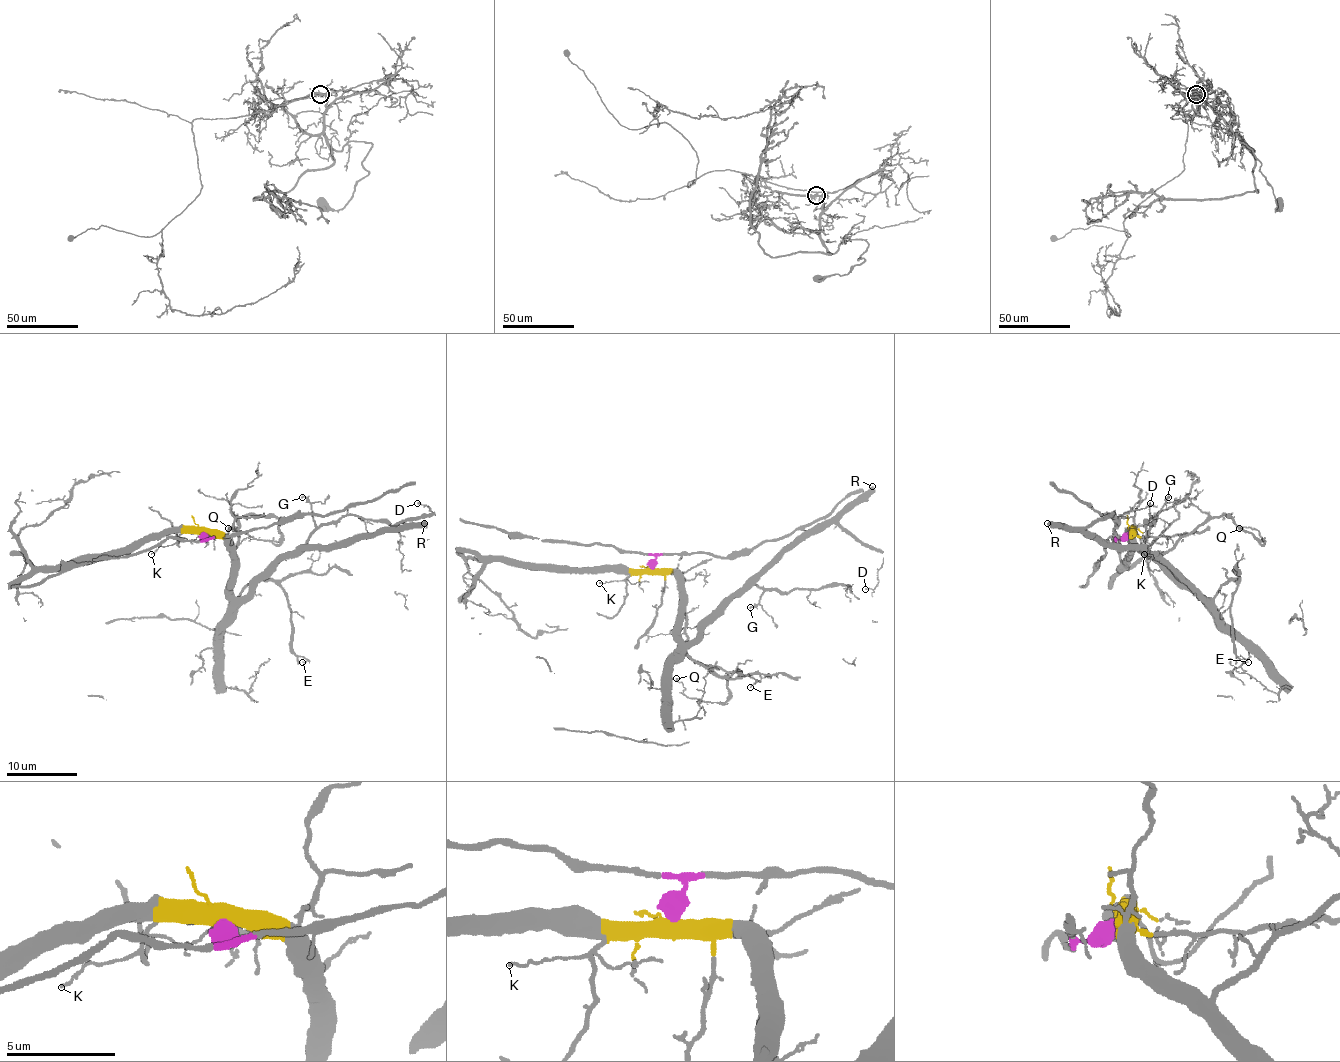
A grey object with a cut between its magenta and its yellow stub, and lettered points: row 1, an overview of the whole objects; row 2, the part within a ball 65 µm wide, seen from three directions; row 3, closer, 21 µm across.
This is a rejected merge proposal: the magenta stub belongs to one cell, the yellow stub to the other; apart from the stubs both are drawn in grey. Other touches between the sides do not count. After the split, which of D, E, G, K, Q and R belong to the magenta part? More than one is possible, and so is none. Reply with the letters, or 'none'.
none

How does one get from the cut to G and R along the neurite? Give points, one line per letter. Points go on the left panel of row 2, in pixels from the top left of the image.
G: (203, 532), (217, 532), (229, 545), (231, 592), (243, 598), (315, 527), (308, 501), (301, 497)
R: (203, 532), (217, 532), (229, 545), (231, 592), (243, 598), (285, 557), (425, 524)

